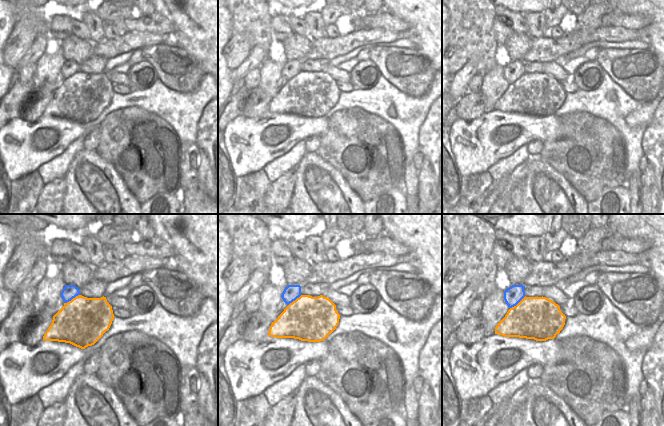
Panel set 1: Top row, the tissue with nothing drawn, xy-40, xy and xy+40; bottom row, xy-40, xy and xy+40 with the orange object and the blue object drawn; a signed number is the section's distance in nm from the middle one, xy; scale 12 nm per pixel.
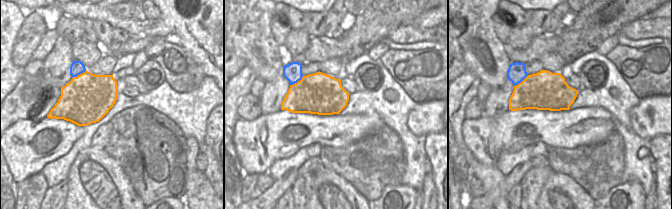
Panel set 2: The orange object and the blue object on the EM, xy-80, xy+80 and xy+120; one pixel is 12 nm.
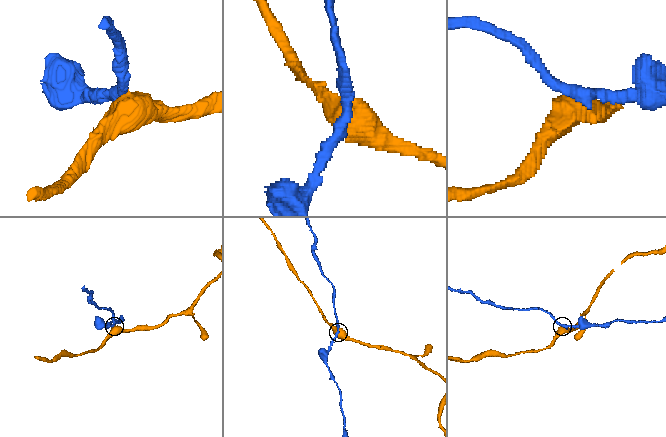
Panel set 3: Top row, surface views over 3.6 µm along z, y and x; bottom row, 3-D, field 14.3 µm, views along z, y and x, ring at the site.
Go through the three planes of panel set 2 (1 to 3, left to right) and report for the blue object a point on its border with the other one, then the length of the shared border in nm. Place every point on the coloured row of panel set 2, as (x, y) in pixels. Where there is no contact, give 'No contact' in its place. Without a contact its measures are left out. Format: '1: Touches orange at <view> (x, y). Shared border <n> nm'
1: Touches orange at xy-80 (80, 74). Shared border 200 nm
2: Touches orange at xy+80 (297, 82). Shared border 200 nm
3: Touches orange at xy+120 (522, 81). Shared border 220 nm

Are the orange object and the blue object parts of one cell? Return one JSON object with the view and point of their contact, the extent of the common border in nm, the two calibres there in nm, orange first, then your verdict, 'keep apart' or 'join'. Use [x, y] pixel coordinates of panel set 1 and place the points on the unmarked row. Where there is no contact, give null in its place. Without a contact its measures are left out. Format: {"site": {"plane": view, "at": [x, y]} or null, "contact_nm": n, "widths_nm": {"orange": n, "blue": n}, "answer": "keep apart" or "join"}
{"site": {"plane": "xy-40", "at": [72, 75]}, "contact_nm": 220, "widths_nm": {"orange": 500, "blue": 170}, "answer": "keep apart"}

